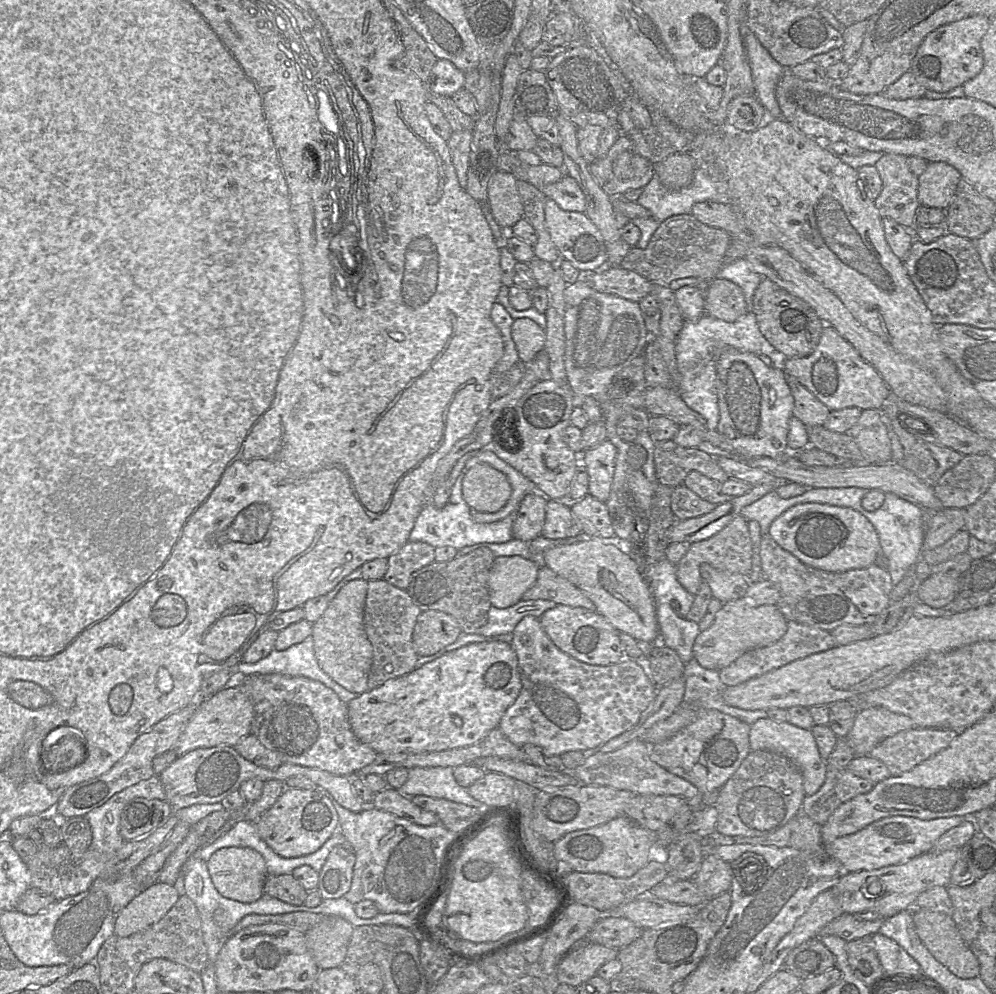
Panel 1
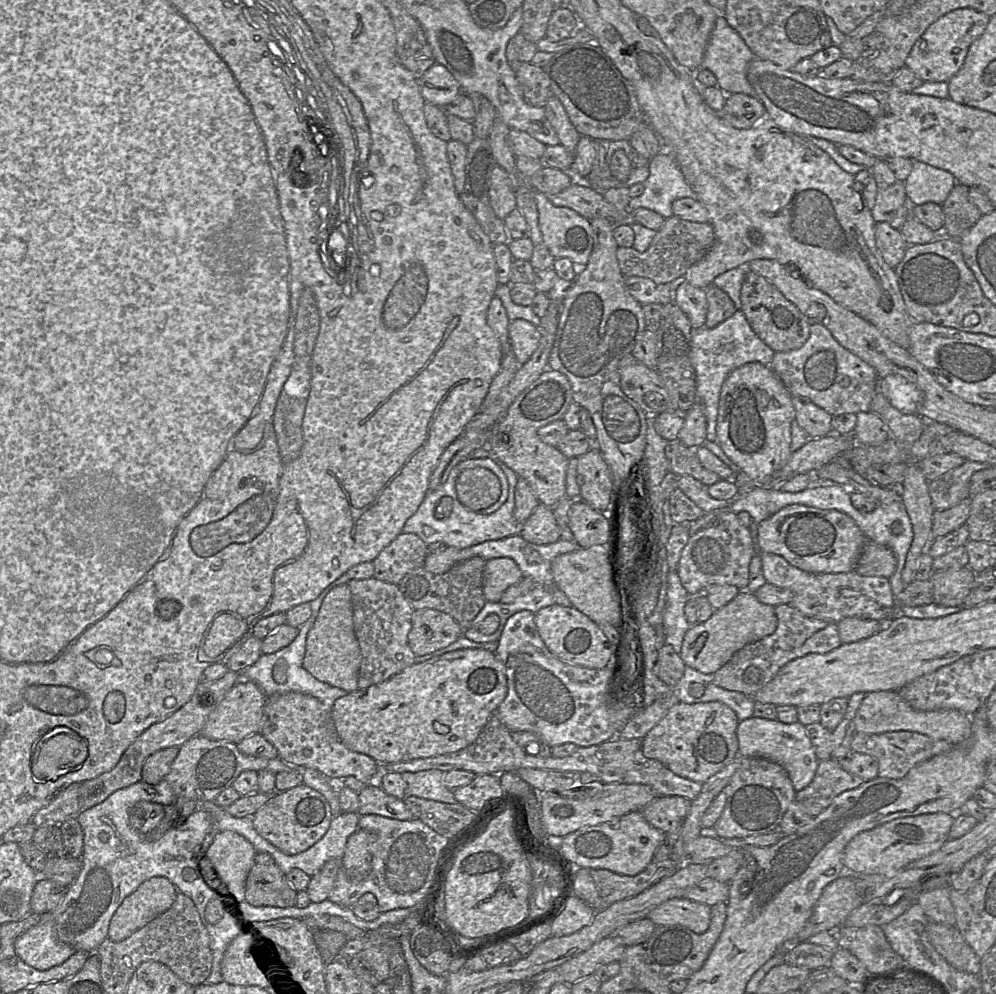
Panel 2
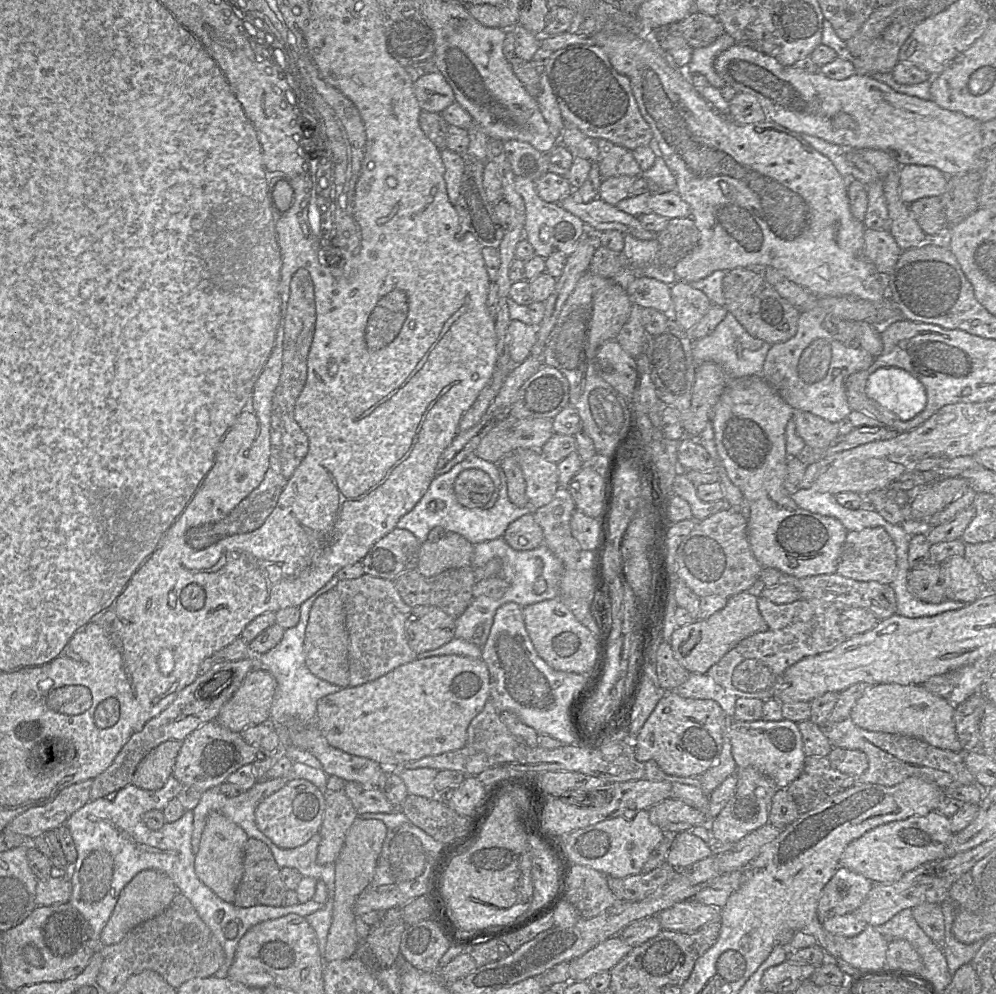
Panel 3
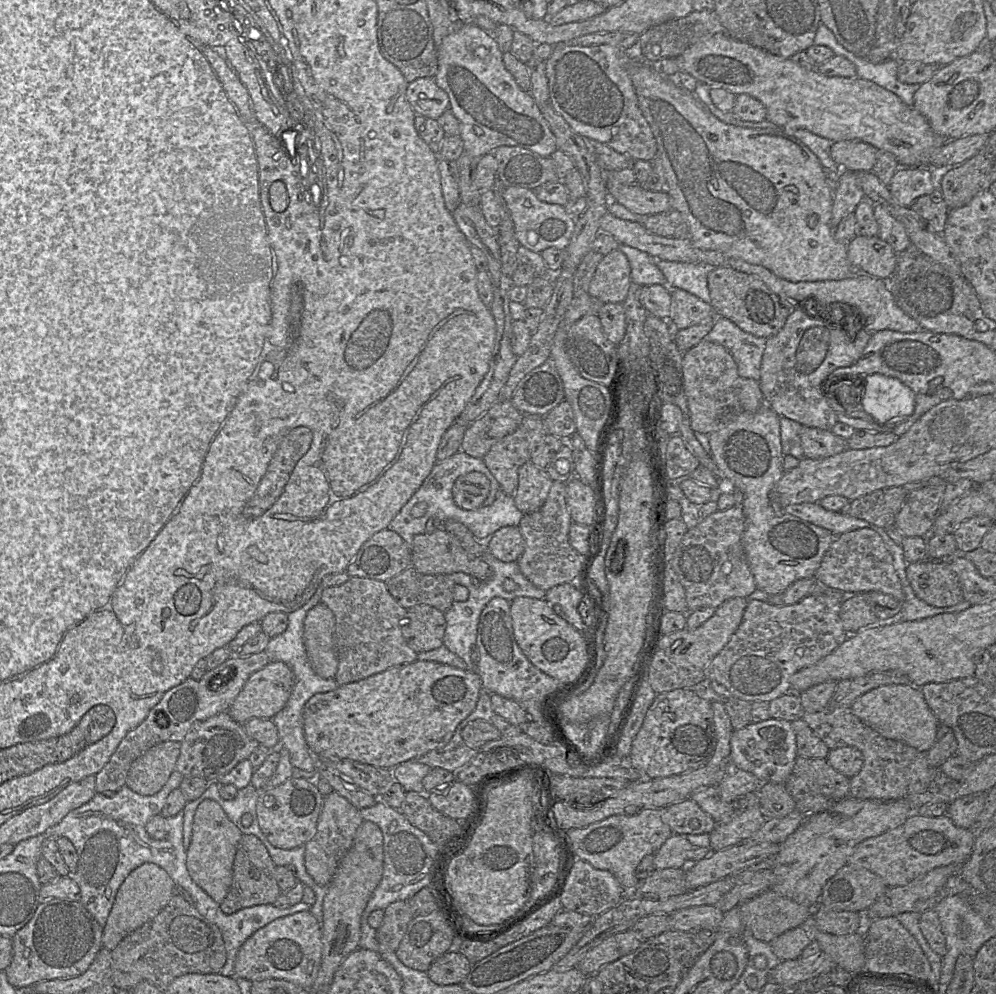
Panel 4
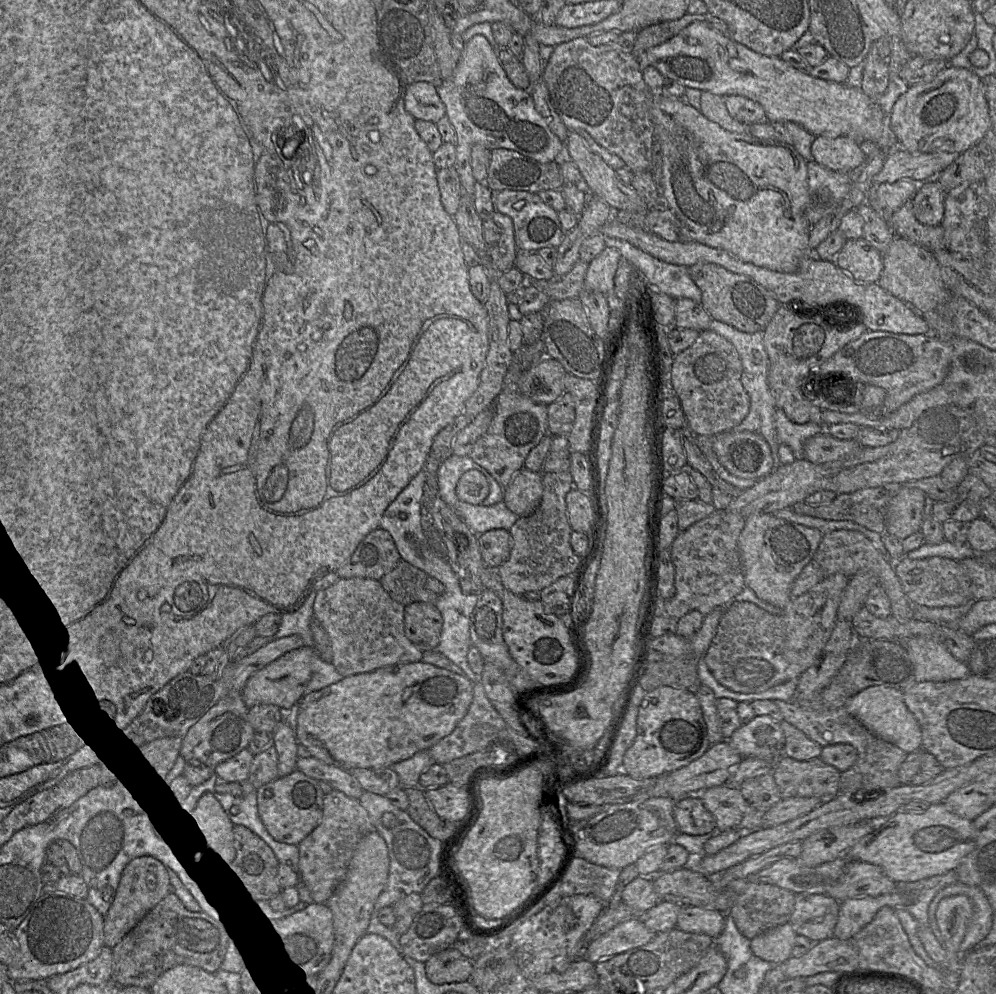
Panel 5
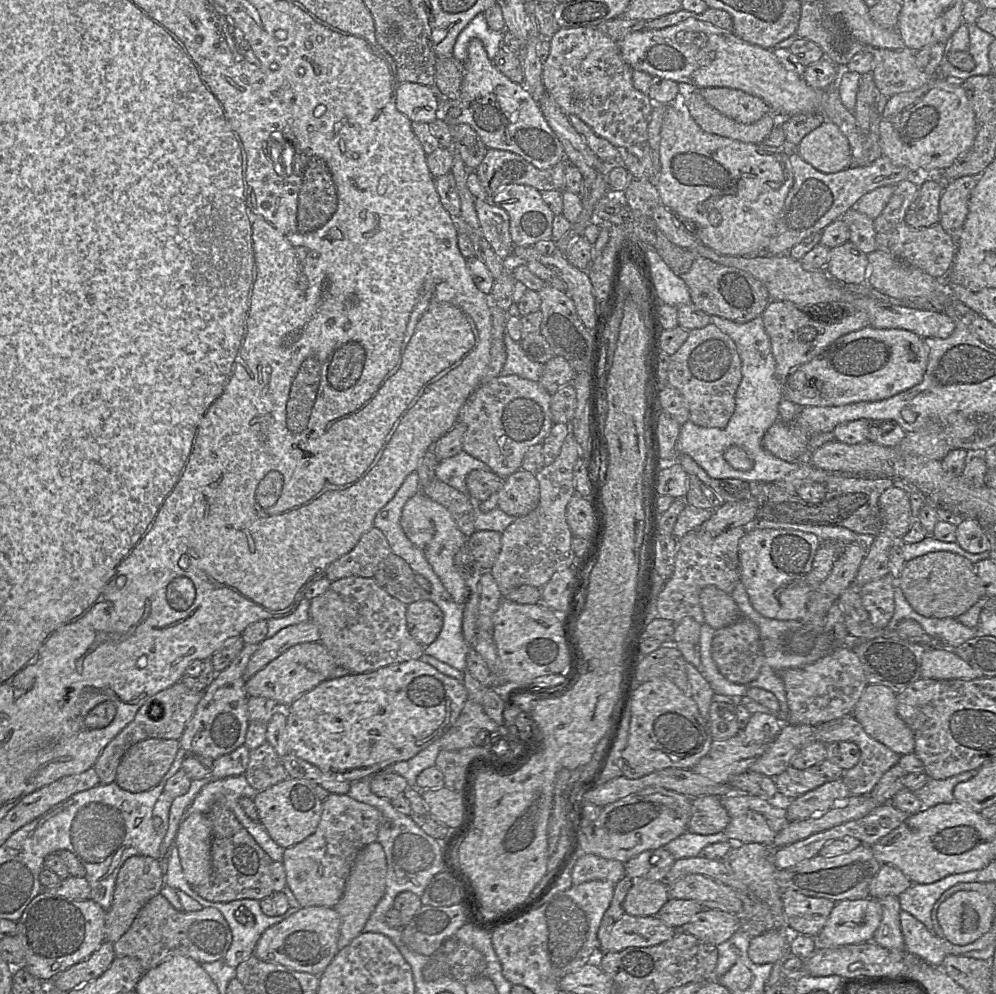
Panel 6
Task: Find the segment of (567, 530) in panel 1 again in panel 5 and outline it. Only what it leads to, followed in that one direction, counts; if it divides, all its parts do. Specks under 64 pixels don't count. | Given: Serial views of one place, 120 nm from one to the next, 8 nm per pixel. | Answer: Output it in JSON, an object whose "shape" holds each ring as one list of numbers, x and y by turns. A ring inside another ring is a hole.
{"shape":[[492,529,477,536,477,543,483,562,491,568,500,567,512,548,510,533,504,529]]}

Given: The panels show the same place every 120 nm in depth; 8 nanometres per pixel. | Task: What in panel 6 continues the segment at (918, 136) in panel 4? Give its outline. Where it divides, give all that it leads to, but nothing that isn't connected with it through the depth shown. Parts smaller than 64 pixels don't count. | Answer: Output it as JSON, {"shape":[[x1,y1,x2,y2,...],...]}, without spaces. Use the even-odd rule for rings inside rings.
{"shape":[[688,19,659,29,643,29,618,42,623,60,652,77,694,85,697,89,728,87,761,98,772,113,787,115,822,113,825,90,809,86,802,76,788,71,773,51,751,44,732,31,711,23]]}

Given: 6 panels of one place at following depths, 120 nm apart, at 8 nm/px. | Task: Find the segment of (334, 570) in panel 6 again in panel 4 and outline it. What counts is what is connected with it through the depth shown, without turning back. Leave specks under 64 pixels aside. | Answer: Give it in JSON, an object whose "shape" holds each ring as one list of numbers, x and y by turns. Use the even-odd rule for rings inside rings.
{"shape":[[383,529,361,546,346,572,351,576,387,581,412,566,411,549,396,532]]}

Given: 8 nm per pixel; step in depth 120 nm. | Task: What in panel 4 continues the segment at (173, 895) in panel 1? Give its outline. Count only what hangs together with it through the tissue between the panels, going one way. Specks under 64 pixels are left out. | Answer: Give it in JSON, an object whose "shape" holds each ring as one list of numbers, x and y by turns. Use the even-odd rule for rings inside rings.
{"shape":[[144,863,131,871,118,889,103,927,103,947,111,951,124,937,155,917,168,904,175,891,172,878,156,864]]}

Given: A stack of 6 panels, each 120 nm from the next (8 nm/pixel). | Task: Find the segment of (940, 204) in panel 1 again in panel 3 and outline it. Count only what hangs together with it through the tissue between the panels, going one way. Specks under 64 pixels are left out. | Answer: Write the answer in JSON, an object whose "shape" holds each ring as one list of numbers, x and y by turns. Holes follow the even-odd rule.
{"shape":[[900,166,900,196,908,205,924,197,941,196,946,190,947,182,948,176,933,166]]}

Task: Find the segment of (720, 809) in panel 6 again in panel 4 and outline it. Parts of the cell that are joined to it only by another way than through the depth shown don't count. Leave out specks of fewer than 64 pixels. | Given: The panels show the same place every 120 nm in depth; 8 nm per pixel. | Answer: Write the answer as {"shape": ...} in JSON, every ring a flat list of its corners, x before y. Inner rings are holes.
{"shape":[[690,798,672,804,661,810,661,817,673,834,710,834,716,822]]}

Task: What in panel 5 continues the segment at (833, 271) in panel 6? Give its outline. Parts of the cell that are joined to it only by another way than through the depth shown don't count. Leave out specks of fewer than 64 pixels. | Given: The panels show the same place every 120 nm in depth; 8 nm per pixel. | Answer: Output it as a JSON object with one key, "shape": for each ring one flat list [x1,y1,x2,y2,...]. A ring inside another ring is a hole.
{"shape":[[864,238,847,240,834,262,861,283,876,283,883,270,882,253]]}

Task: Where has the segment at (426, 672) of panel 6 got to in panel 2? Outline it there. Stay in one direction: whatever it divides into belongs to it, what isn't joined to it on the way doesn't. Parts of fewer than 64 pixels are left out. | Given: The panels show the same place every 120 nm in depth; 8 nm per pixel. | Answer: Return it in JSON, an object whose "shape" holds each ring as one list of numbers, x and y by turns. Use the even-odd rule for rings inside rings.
{"shape":[[460,649,414,663,386,681,347,693,333,703,331,717,345,747,387,765,469,746,506,695,505,666,495,654]]}

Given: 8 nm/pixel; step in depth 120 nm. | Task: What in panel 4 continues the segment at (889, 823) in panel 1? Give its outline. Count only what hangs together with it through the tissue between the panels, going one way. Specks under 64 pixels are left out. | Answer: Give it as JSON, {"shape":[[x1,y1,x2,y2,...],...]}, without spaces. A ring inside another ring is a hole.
{"shape":[[912,815,902,825,859,843,848,864,878,875,887,887,906,885,941,866,963,864,972,852,975,834,956,826,948,815,926,817]]}

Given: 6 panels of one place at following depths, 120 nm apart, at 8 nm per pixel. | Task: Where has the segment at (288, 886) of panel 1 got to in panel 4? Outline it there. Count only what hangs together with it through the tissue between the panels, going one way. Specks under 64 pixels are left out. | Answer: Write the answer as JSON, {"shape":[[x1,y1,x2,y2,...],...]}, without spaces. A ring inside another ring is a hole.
{"shape":[[243,834,238,843,233,861,231,885,225,899,219,904,223,913,230,915,243,908,261,904,273,904,280,894,283,893,275,879,275,866,264,844,252,834]]}

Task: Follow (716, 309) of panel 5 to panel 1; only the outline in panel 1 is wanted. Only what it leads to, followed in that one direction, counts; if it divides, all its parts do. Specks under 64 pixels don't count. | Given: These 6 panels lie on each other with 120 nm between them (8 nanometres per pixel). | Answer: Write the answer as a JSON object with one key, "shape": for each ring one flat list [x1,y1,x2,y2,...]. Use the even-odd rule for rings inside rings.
{"shape":[[763,278,756,288,751,312,756,316,762,335,785,359,810,355,816,349,822,330,827,325,806,302,768,278]]}

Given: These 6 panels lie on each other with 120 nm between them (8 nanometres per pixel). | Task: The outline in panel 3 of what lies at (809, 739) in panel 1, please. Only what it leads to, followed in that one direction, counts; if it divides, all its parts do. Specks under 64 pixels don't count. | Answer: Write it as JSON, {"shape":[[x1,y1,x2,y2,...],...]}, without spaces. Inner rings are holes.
{"shape":[[732,721,729,731,732,756,738,768,753,767,786,789,802,772,805,761,803,741,797,723,780,721]]}

